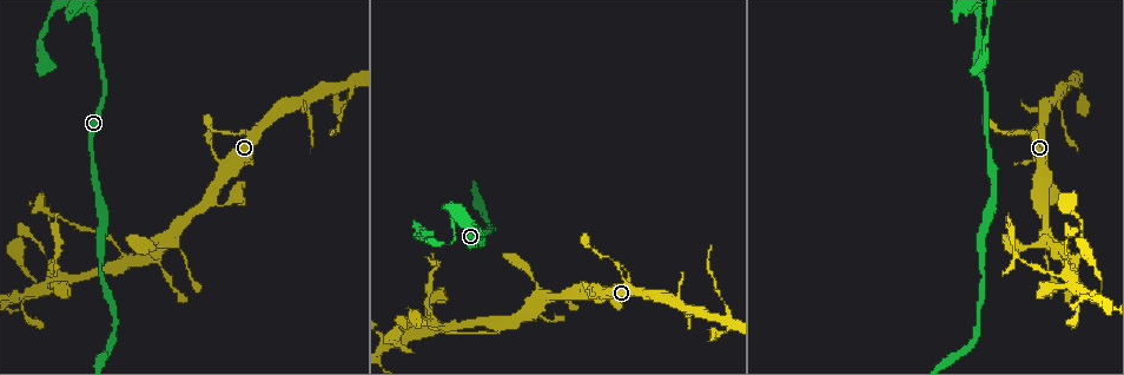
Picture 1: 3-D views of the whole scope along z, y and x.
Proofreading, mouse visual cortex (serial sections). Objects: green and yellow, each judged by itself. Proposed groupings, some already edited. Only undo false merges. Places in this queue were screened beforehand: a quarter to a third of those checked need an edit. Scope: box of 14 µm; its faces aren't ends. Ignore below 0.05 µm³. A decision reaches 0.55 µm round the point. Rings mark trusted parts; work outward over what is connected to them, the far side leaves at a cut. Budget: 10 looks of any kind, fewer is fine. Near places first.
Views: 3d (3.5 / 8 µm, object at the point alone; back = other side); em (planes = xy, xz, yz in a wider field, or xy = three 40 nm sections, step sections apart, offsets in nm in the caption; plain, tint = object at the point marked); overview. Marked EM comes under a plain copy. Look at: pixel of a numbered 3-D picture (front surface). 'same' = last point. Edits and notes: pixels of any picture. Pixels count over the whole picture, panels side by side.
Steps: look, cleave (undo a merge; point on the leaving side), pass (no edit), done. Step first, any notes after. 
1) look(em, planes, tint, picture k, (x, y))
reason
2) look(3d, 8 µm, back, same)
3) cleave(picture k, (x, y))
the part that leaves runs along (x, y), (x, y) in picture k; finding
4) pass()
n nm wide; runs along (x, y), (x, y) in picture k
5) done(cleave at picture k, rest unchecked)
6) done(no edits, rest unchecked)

look(3d, 3.5 µm, back, picture 1, (96, 14))

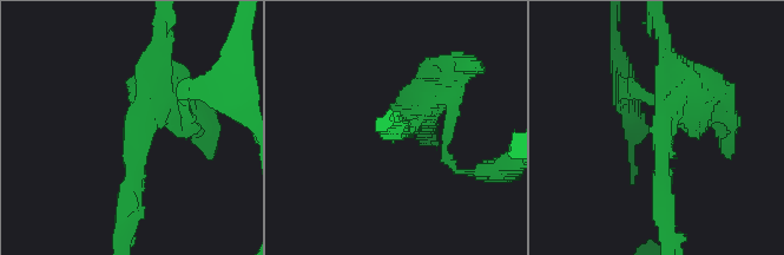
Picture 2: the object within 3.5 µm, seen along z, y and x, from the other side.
look(em, planes, tint, picture 2, (663, 129))
now the EM

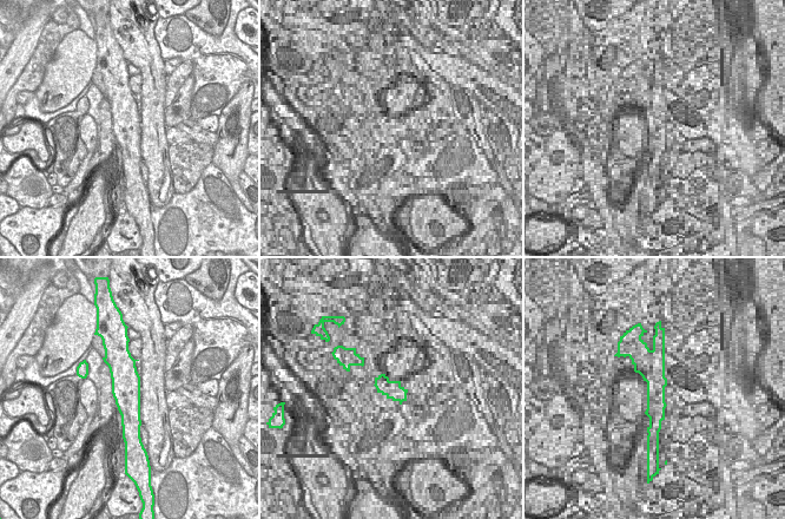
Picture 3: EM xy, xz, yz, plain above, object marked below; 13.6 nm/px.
cleave(picture 2, (722, 115))
arms of 250, 450 nm; the part that leaves runs along (419, 112), (443, 91), (447, 139) in picture 2; a second cell is stuck on

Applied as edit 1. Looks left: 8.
look(overview)

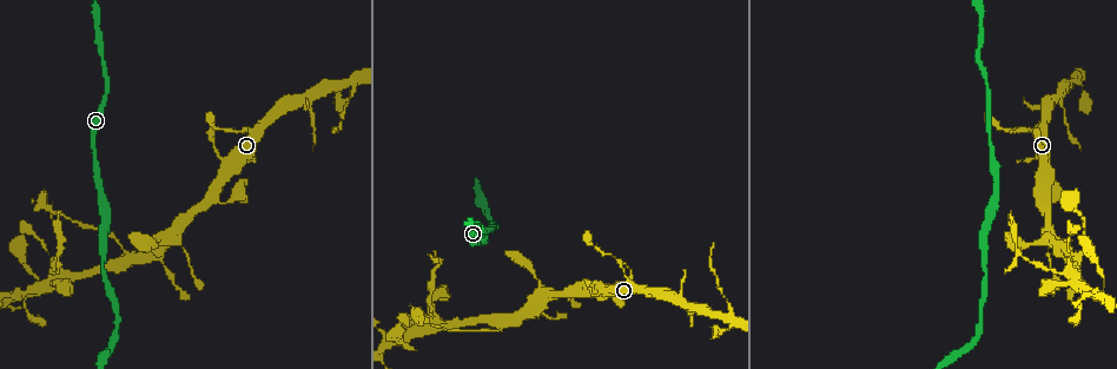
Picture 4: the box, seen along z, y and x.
look(3d, 3.5 µm, picture 4, (1080, 100))
sharp bend

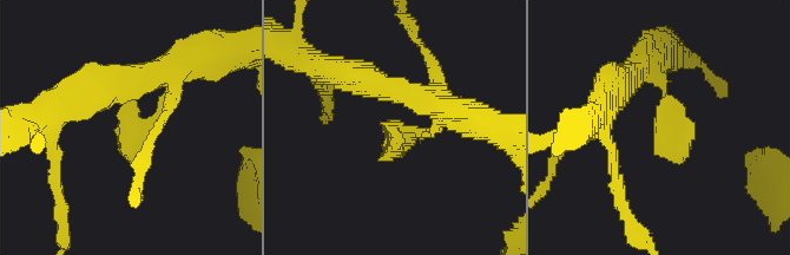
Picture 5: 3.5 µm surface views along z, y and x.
pass()
runs along (172, 66), (162, 110), (118, 128) in picture 5; one cell here

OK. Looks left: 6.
look(em, xy, step 5, tint, picture 4, (131, 260))

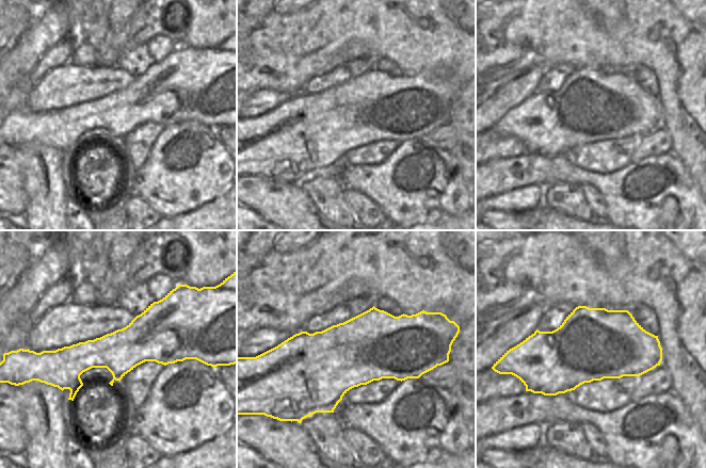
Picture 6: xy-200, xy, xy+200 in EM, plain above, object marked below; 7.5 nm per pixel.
look(3d, 3.5 µm, same)

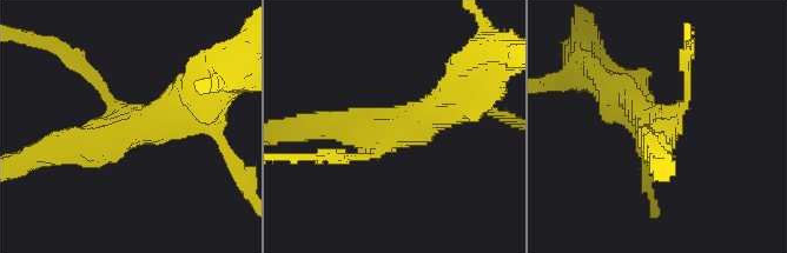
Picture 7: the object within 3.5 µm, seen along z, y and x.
pass()
500 nm wide; runs along (200, 99), (153, 127), (55, 150) in picture 7; all the same cell

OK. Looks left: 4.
look(em, xy, step 5, tint, picture 4, (54, 267))
thin neck

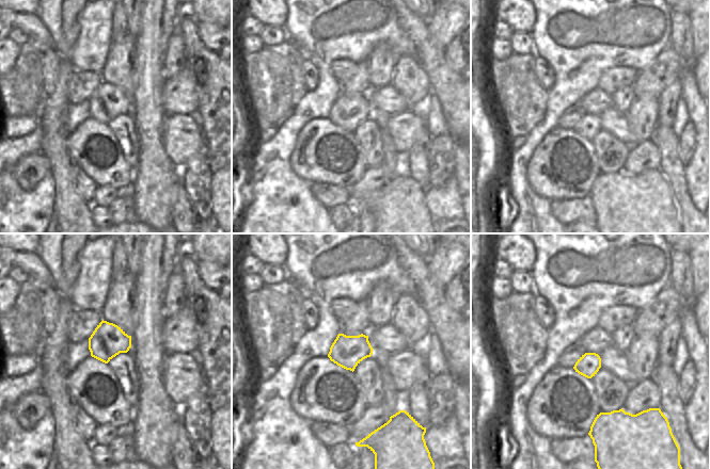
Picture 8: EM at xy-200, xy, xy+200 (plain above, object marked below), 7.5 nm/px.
look(3d, 3.5 µm, same)
wider look

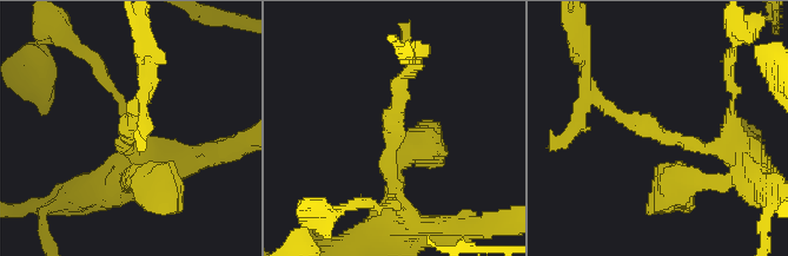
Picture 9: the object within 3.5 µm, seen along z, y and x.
pass()
arms of 200, 250 nm; runs along (755, 169), (610, 107) in picture 9; continuous, no second cell

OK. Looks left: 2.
done(cleave at picture 2, rest unchecked)

